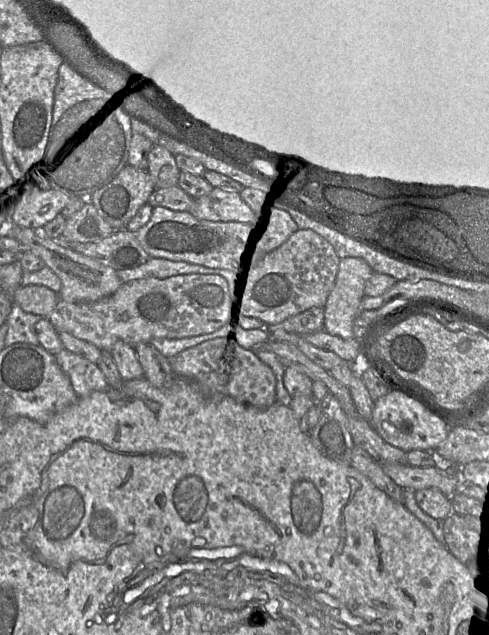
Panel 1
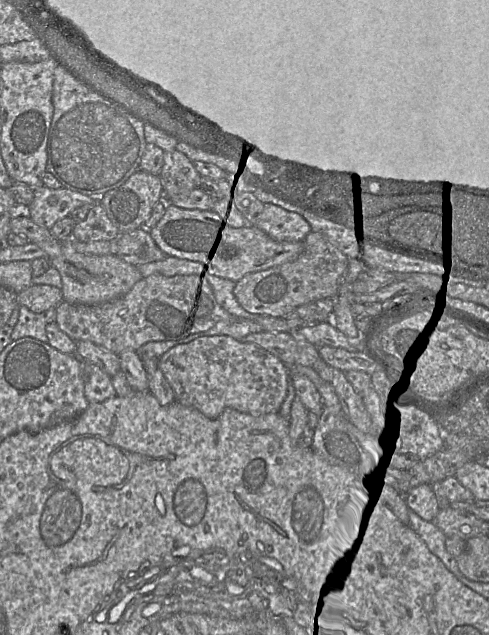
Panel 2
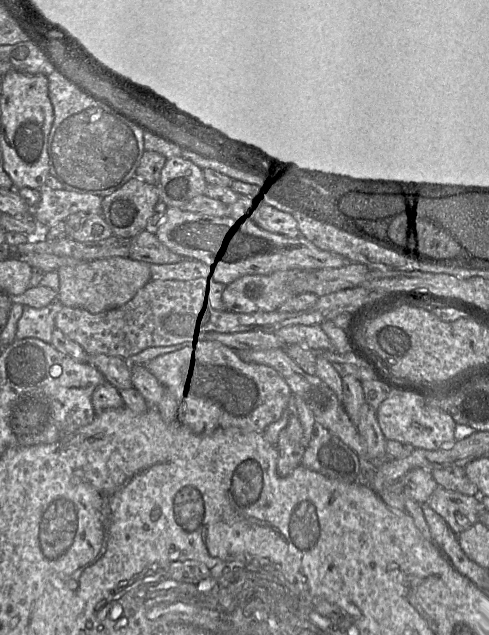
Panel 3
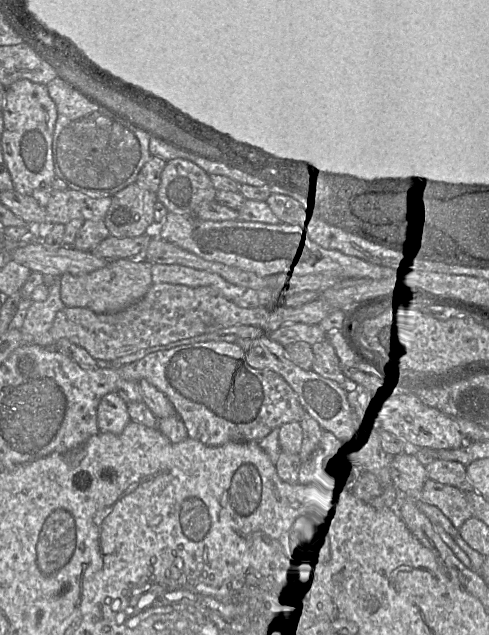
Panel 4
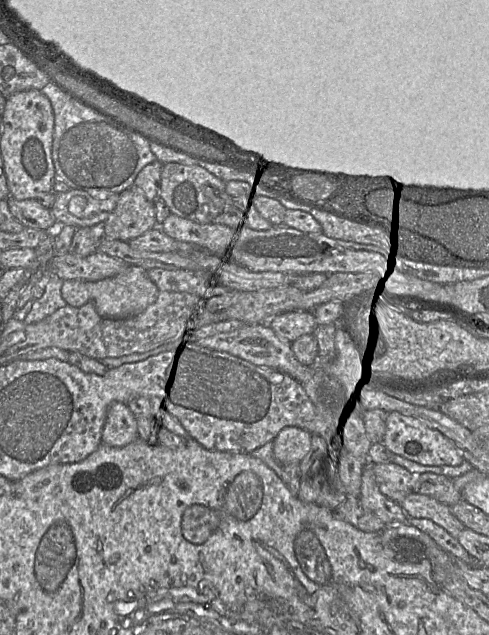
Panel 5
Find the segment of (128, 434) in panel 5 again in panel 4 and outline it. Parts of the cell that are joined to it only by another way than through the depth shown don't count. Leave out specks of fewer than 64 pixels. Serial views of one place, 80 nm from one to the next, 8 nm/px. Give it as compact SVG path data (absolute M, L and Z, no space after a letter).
M115 392L101 399L97 408L97 424L101 433L120 434L130 420L127 404Z

